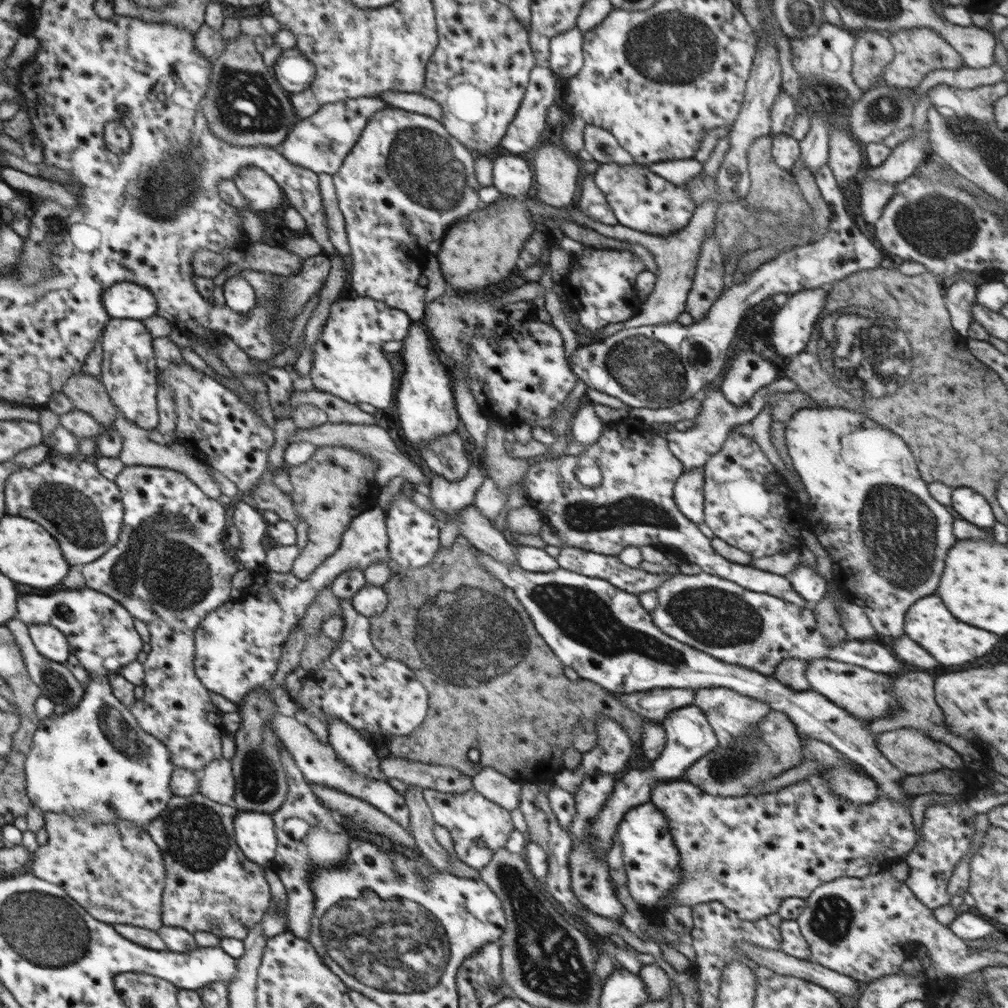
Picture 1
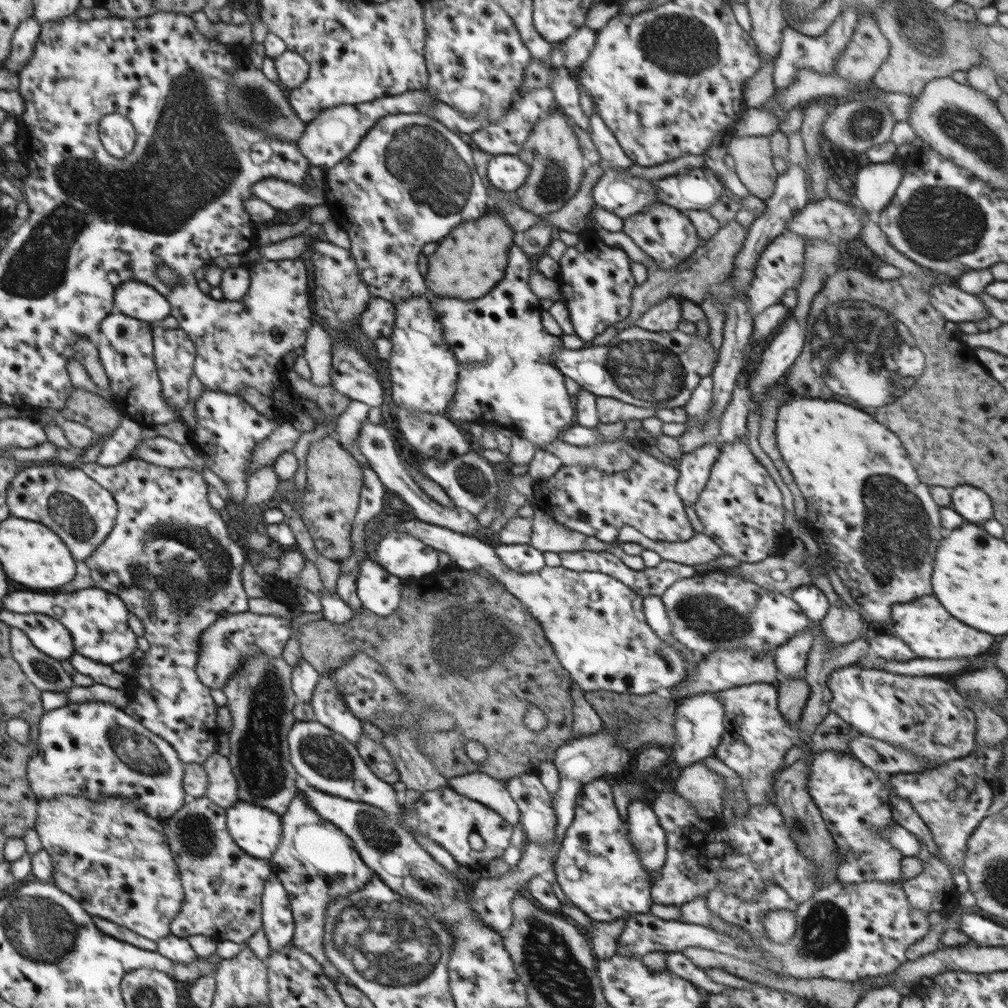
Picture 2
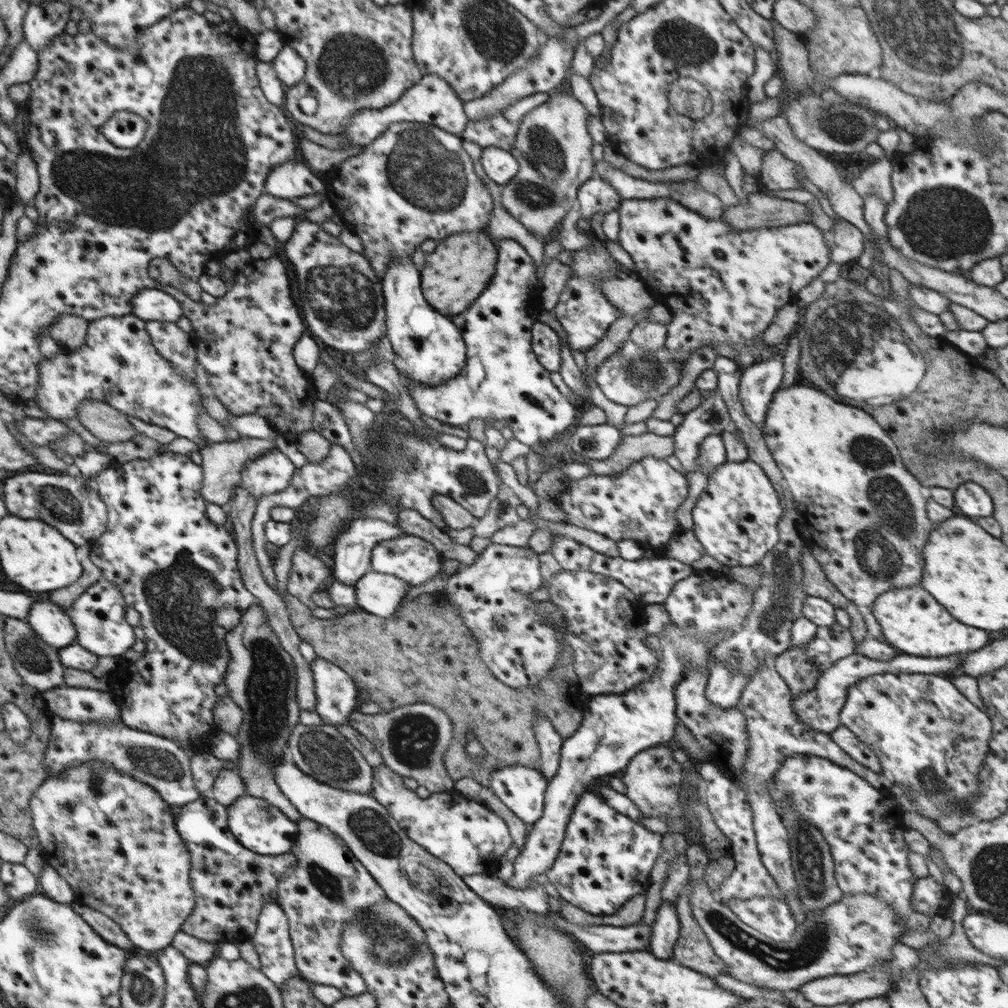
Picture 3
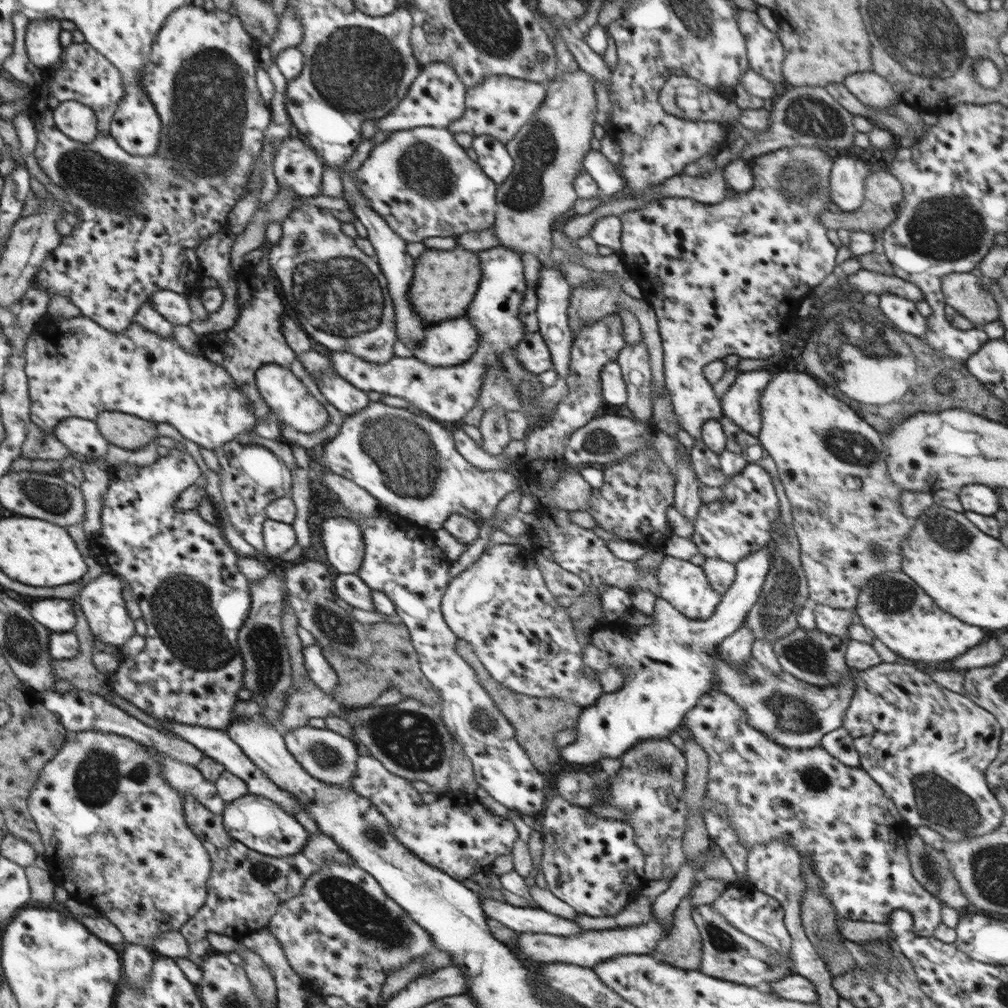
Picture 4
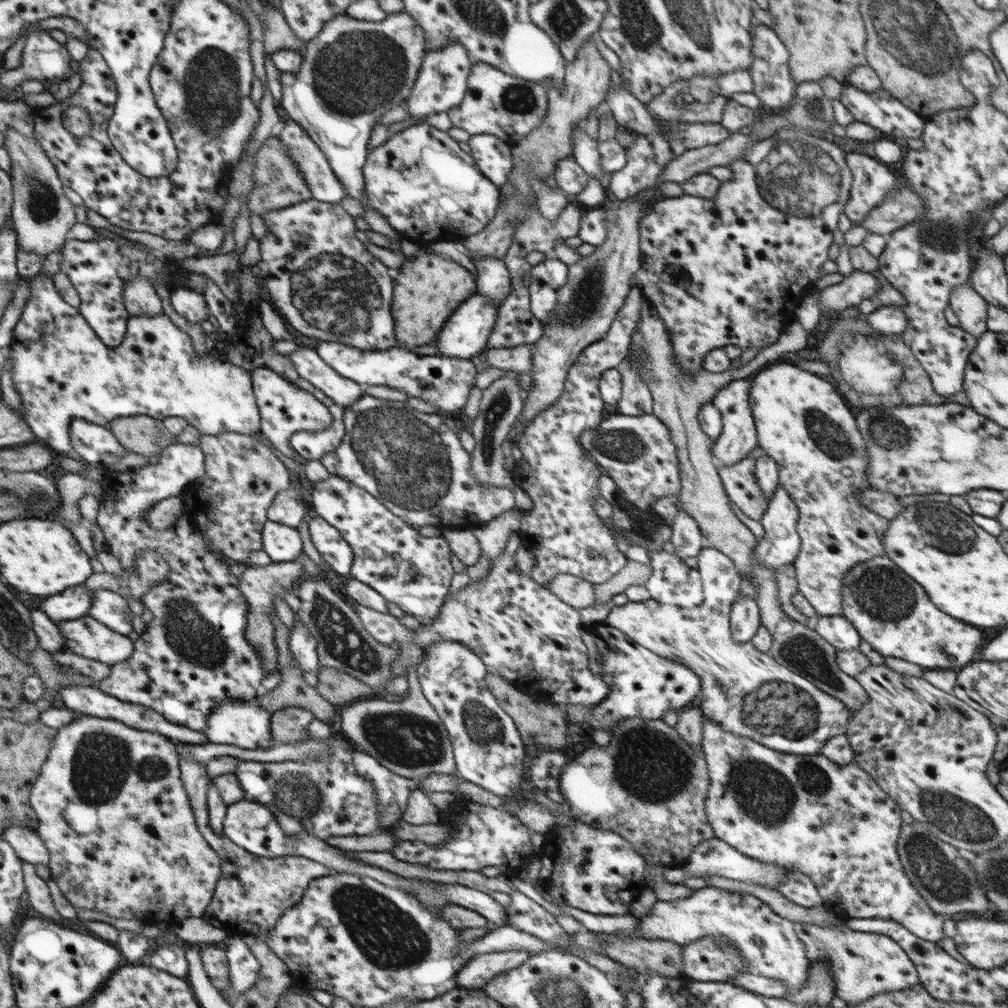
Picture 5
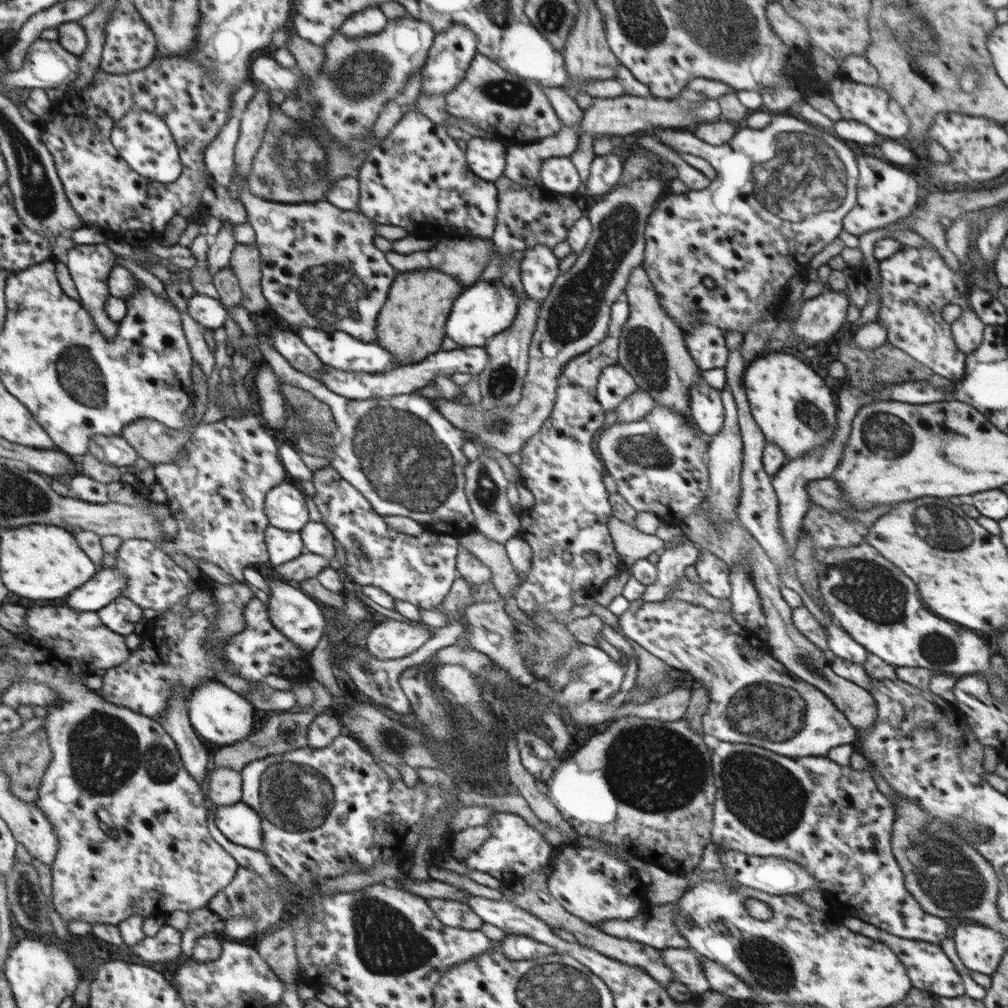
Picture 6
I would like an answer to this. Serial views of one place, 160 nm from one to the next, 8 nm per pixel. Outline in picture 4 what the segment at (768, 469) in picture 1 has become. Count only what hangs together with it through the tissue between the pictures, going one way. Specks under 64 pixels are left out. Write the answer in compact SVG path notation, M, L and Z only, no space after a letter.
M747 463L738 474L728 478L728 484L722 489L722 502L702 503L700 506L691 540L704 557L736 565L749 553L760 551L771 541L772 523L780 518L780 504L772 477L765 468L754 463Z

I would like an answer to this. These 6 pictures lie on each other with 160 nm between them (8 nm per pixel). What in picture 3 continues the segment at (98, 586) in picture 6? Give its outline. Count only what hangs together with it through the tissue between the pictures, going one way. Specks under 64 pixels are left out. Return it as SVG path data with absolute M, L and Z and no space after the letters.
M48 598L36 602L24 620L42 641L58 650L76 642L77 633L70 617Z

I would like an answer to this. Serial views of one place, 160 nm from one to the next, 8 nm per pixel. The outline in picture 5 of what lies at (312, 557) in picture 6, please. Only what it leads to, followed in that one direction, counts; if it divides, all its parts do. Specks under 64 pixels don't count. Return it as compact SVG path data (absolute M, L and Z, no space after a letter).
M296 561L284 563L271 563L267 567L257 567L248 565L247 570L239 576L239 591L244 595L249 604L247 612L246 632L250 635L252 645L256 648L257 654L261 659L263 668L267 674L277 672L278 650L276 649L276 630L270 620L270 613L275 612L275 595L283 598L286 591L292 588L292 583L300 579L304 573L304 568Z

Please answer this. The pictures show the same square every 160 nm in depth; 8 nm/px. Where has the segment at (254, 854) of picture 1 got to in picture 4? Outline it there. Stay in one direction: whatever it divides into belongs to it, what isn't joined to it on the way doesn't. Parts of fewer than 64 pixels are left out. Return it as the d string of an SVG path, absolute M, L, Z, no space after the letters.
M250 793L227 803L221 816L224 828L233 839L260 854L276 858L300 852L310 833L276 802Z

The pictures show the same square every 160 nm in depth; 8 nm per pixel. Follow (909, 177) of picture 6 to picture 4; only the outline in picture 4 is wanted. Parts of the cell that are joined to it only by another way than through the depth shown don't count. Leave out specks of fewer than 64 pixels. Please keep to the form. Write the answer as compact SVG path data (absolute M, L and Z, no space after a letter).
M840 156L833 162L829 184L831 200L843 211L855 211L864 200L864 185L871 167L865 157Z

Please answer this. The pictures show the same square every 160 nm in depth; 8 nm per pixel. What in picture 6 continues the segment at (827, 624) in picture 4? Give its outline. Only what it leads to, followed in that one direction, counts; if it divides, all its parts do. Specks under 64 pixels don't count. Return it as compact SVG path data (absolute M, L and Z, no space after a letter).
M834 622L825 627L825 633L829 651L833 656L839 656L863 666L868 651L858 641L853 640L844 628Z

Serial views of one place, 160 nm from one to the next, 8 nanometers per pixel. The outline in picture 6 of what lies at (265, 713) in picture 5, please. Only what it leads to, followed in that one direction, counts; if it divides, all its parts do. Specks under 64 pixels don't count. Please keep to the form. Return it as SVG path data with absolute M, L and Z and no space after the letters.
M205 680L192 688L188 695L189 719L197 734L220 746L233 745L244 741L259 727L259 712L248 699L234 692L220 680Z

